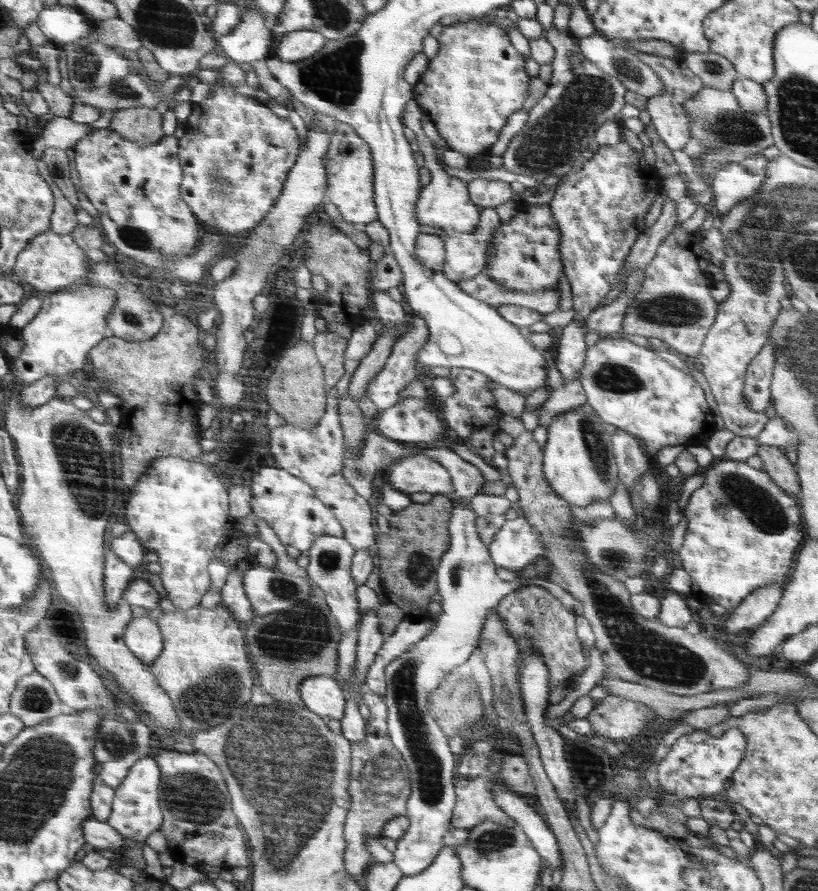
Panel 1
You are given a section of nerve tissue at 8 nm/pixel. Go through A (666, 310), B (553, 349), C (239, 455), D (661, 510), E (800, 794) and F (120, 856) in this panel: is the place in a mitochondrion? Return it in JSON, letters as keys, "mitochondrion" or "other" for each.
{"A":"mitochondrion","B":"other","C":"other","D":"other","E":"other","F":"other"}

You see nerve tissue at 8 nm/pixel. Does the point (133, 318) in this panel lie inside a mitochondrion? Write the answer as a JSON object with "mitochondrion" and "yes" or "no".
{"mitochondrion":"yes"}

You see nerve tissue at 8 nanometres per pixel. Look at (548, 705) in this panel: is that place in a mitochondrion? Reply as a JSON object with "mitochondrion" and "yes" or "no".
{"mitochondrion":"no"}

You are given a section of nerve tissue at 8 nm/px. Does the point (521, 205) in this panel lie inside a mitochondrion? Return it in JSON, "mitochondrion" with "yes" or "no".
{"mitochondrion":"no"}

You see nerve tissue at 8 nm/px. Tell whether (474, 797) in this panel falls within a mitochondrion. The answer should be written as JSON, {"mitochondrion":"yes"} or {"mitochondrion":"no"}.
{"mitochondrion":"no"}

